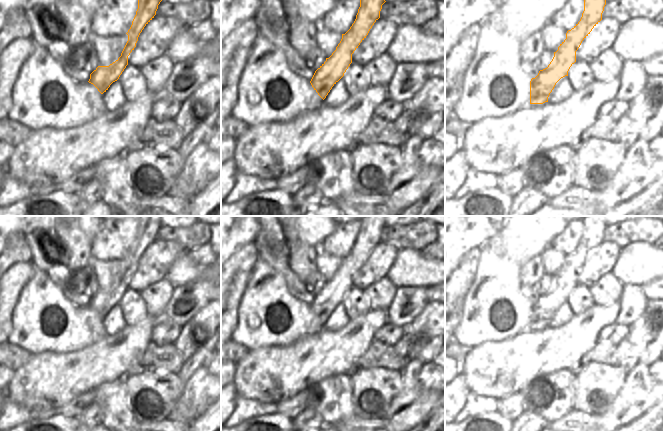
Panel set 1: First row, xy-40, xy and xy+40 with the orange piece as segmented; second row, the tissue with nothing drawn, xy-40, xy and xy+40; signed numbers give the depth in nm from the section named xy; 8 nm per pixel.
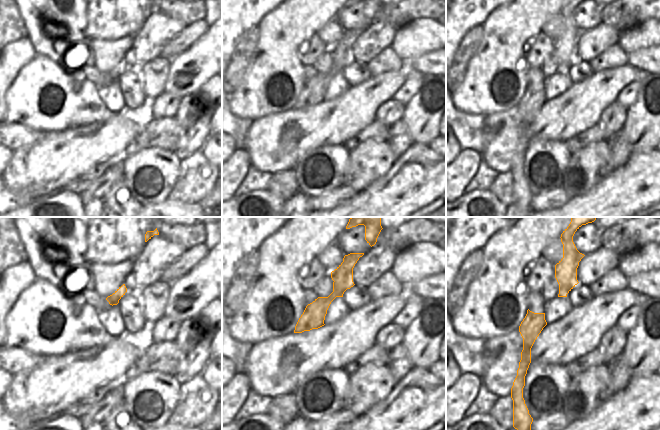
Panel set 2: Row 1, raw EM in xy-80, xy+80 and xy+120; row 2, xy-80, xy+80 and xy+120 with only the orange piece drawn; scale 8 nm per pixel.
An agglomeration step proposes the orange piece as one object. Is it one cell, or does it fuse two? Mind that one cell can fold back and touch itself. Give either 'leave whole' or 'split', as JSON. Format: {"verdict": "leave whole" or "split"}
{"verdict": "split"}

